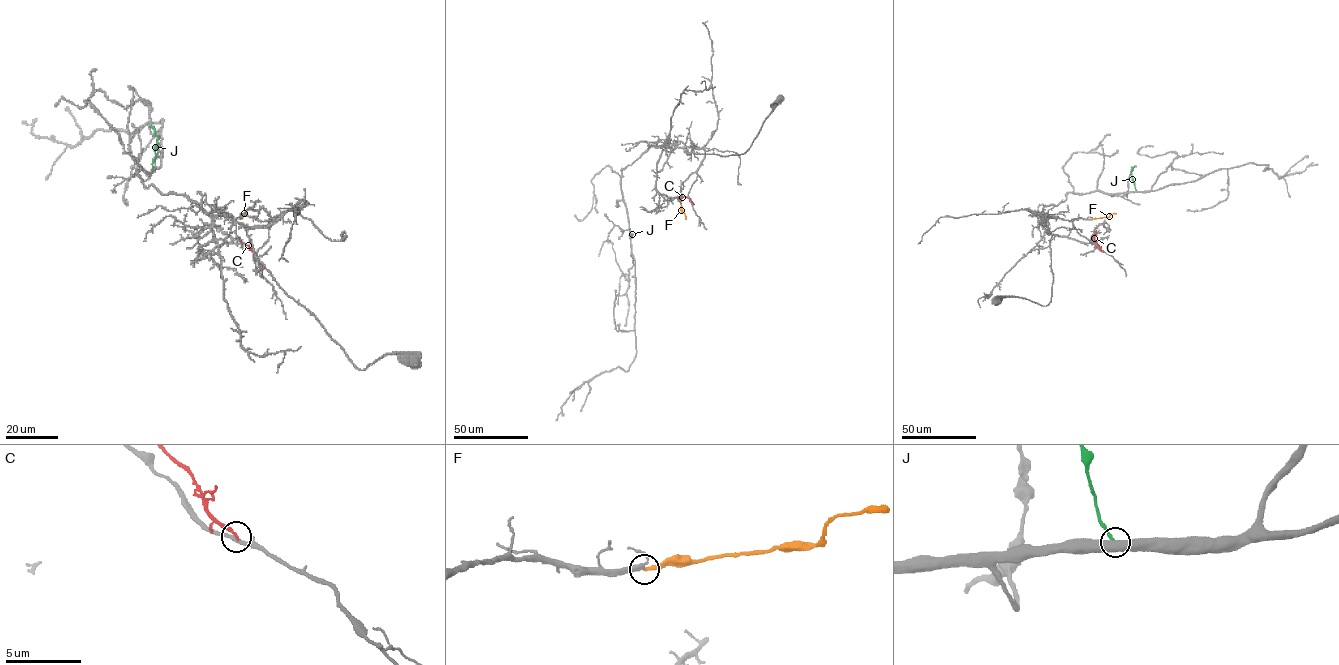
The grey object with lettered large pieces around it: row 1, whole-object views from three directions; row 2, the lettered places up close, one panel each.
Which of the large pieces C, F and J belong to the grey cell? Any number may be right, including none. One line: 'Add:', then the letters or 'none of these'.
Add: none of these

